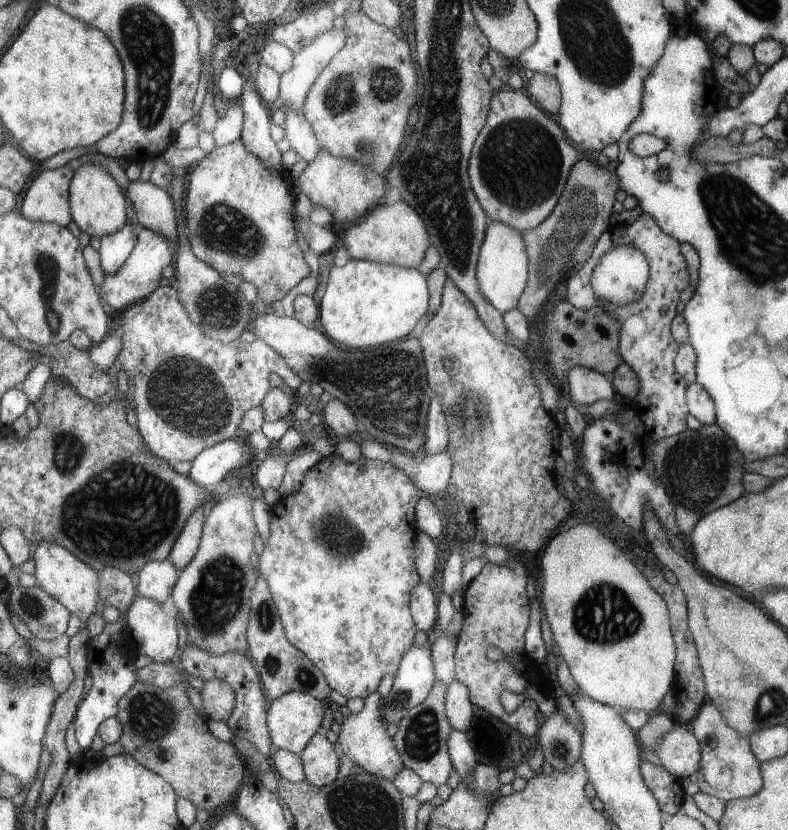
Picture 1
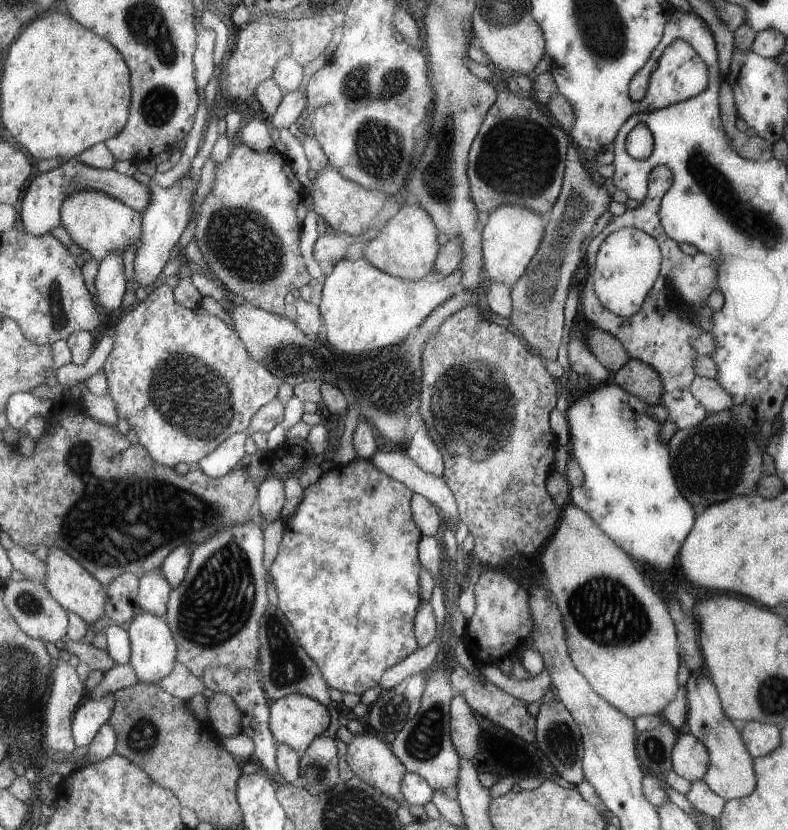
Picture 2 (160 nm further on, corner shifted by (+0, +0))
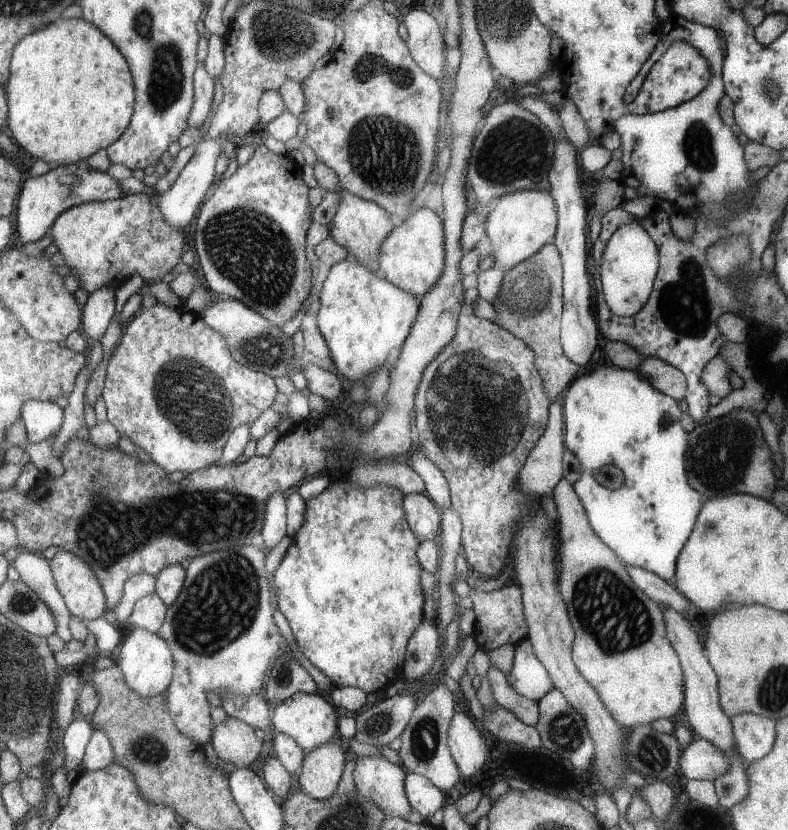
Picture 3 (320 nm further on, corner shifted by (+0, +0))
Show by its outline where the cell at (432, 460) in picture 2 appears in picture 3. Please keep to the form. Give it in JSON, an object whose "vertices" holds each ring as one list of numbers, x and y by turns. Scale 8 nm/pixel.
{"vertices":[[420,449,406,457,410,467,421,477,424,484,423,493,431,498,431,502,440,509,449,509,451,506,447,481,441,471,425,456]]}

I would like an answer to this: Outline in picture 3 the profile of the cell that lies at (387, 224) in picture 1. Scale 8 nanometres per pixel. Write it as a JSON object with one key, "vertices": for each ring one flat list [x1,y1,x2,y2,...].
{"vertices":[[425,206,416,210,410,217,397,223,394,230,382,242,379,250,379,274,393,286,407,291,417,298,429,293,442,276,443,229,441,218]]}

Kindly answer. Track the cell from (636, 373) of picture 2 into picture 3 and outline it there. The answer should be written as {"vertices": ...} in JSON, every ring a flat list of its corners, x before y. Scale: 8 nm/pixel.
{"vertices":[[644,357,637,372,646,378,655,390,661,391,676,401,683,399,686,395,685,375,677,367,657,357]]}

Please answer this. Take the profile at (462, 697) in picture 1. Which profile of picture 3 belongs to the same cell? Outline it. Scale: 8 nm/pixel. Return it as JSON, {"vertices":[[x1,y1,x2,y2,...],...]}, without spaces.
{"vertices":[[455,713,450,720,447,746,460,774,469,778,487,758,487,748,477,728,465,714]]}

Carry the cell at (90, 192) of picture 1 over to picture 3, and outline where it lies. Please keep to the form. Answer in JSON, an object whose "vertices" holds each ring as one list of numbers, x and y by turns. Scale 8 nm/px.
{"vertices":[[125,194,121,198,108,201,93,201,67,209,52,226,53,243,64,259,65,265,70,267,71,274,79,279,80,288,87,294,93,294,106,287,115,287,137,274,144,281,161,281,165,274,169,274,183,256,185,236,183,231,171,226,162,213,159,203,148,194]]}

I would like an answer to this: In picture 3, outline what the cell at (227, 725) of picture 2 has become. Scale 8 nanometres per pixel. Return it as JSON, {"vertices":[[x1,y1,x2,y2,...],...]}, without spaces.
{"vertices":[[227,716,221,724,215,726,211,743,219,758,233,763,236,768,249,769,249,766,259,758,259,754,262,754,262,750,266,748,264,740,265,739,259,739,255,736,254,726,235,717]]}

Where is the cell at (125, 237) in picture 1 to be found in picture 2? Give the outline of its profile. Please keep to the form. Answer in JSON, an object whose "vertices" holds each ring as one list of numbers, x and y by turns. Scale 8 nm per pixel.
{"vertices":[[111,252,104,258,100,263,96,287,98,304,104,314,121,308,125,290,129,288,125,278,123,255]]}

